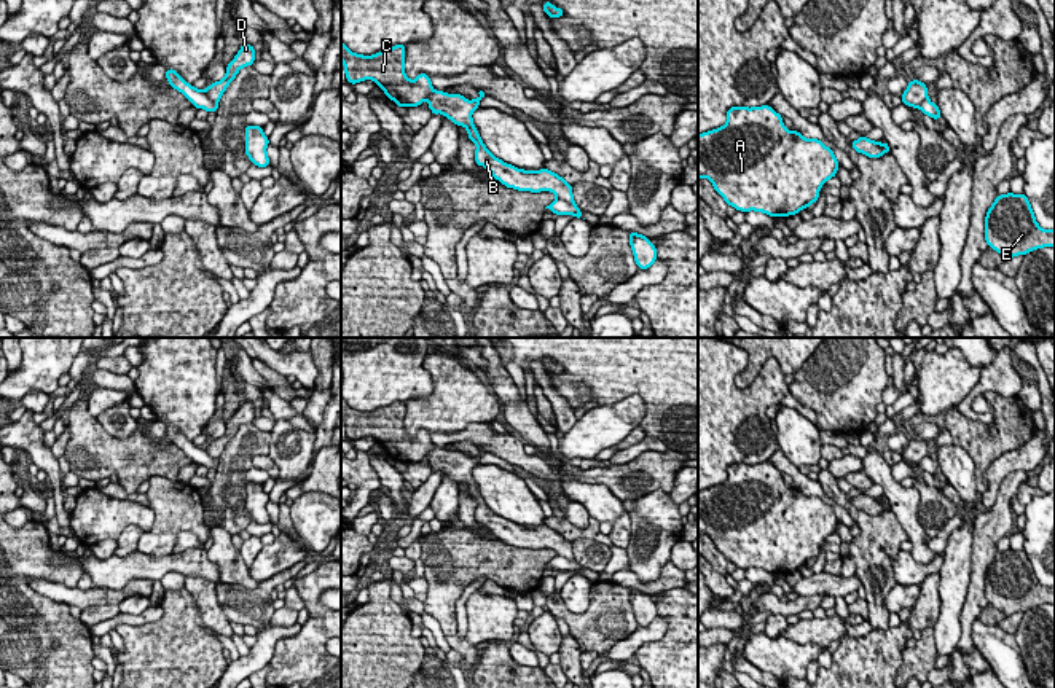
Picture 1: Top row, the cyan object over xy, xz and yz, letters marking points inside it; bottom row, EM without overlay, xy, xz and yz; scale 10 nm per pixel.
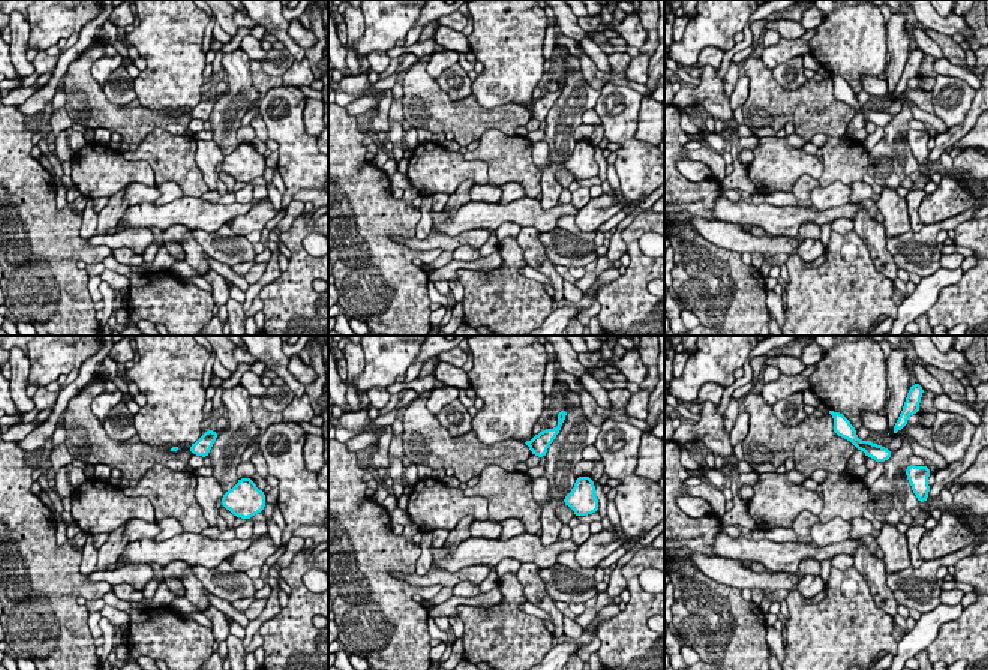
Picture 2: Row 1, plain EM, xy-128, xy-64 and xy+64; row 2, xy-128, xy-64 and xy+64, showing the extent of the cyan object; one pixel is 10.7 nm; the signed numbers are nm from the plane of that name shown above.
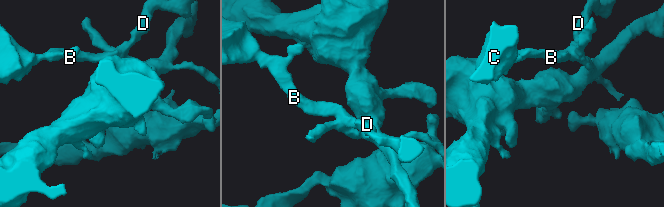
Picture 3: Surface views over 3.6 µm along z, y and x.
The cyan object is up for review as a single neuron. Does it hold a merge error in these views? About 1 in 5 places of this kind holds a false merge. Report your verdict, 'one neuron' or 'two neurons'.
two neurons

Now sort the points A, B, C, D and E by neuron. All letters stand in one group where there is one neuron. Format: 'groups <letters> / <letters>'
groups A E / B C D

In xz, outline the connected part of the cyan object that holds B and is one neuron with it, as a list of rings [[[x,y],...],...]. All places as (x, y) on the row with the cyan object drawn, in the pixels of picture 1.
[[[341,40],[341,62],[344,64],[346,80],[351,84],[363,80],[373,80],[397,107],[418,107],[429,102],[432,115],[441,113],[456,126],[467,129],[469,139],[477,145],[475,162],[486,167],[491,175],[507,188],[518,191],[551,191],[556,199],[567,204],[574,202],[572,185],[548,169],[523,170],[497,159],[483,143],[472,113],[480,107],[484,92],[480,97],[467,100],[461,94],[446,94],[435,91],[427,73],[419,73],[416,80],[405,75],[405,45],[395,45],[373,56],[352,53]]]

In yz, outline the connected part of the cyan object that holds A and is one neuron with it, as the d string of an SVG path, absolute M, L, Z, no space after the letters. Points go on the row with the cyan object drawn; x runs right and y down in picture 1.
M731 107L722 127L698 135L698 178L706 177L728 205L741 212L789 217L810 207L821 186L837 175L833 150L818 139L787 131L771 107Z

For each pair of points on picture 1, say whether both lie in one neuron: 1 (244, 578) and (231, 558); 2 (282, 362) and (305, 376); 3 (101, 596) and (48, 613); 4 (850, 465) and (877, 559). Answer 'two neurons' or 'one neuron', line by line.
1: one neuron
2: one neuron
3: two neurons
4: two neurons

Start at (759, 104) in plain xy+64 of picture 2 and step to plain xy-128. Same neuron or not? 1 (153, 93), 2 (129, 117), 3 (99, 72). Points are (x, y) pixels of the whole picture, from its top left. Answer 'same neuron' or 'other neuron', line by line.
1: other neuron
2: same neuron
3: other neuron

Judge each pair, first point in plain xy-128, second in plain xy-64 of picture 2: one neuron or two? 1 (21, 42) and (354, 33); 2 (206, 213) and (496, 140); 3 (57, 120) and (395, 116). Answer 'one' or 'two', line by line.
1: one
2: two
3: one

